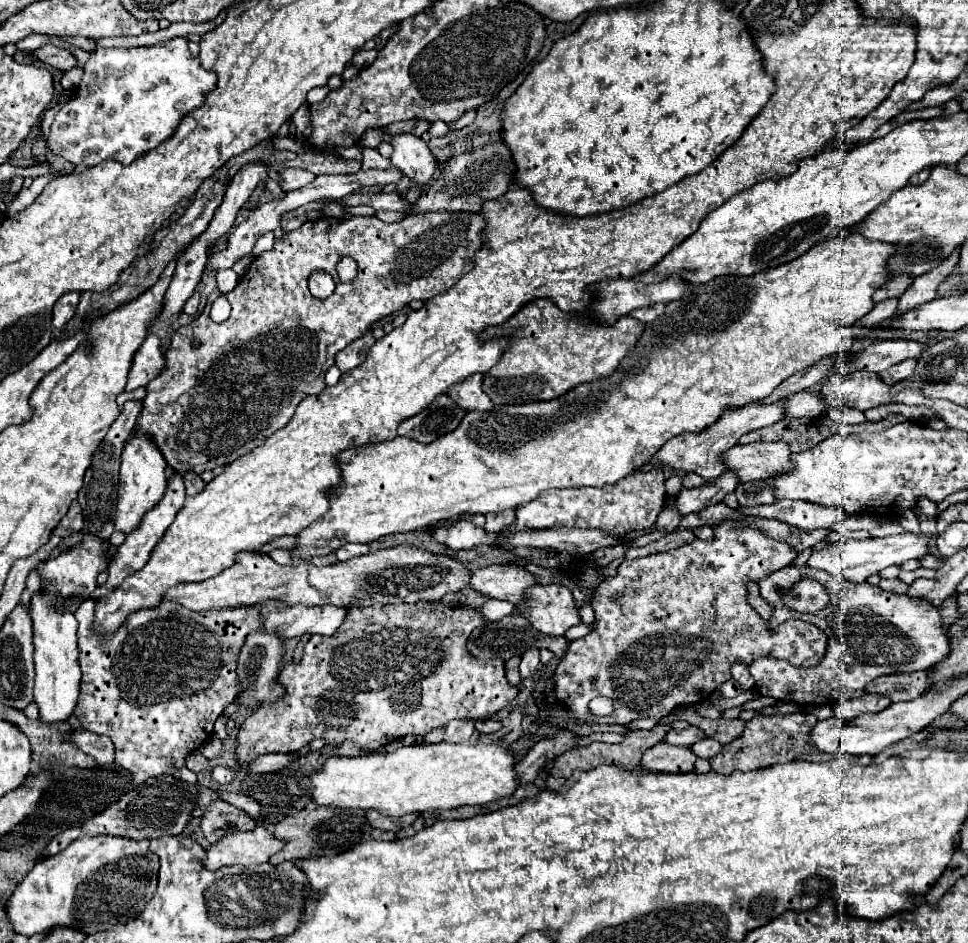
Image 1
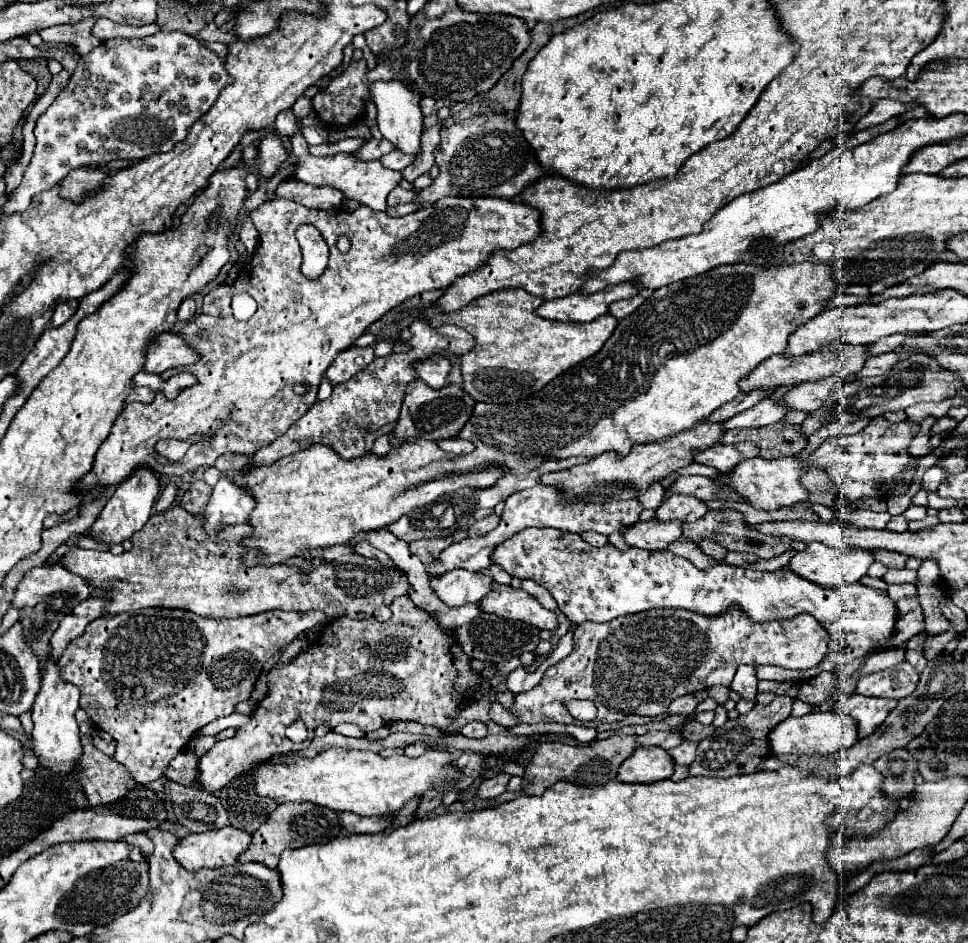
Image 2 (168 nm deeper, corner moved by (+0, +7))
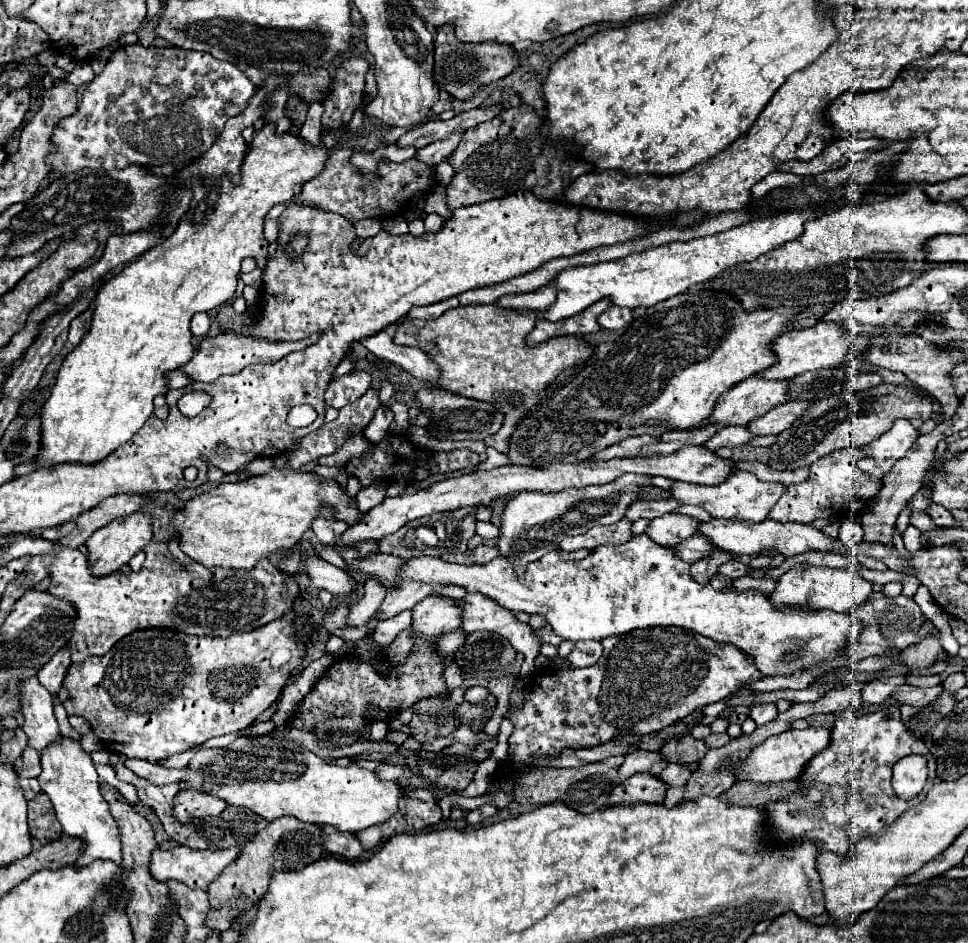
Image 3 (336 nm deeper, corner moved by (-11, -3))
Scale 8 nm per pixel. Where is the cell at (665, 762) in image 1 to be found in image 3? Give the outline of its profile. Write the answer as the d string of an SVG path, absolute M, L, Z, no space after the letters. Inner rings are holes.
M637 773L623 783L619 783L611 795L609 801L605 801L605 807L609 805L631 805L631 803L663 803L667 785L659 781L657 777L649 773Z

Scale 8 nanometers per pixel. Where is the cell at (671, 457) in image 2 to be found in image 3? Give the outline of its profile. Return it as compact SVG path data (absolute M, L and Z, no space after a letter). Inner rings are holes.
M625 473L609 485L589 485L581 489L567 489L555 495L543 493L519 493L515 495L501 513L499 525L499 555L511 561L517 575L525 573L525 565L541 559L545 553L559 549L559 543L567 535L581 535L597 525L617 523L627 507L637 499L639 491L649 485L647 475Z

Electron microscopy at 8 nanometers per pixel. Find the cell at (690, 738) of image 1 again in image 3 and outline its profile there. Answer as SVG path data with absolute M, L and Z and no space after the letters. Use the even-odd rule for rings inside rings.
M631 751L625 755L625 761L619 765L619 779L629 779L635 773L661 773L667 761L659 757L659 753L651 751Z

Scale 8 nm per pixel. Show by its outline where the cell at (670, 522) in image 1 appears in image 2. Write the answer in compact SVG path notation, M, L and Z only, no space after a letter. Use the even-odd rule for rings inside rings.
M672 519L670 523L656 523L652 521L638 521L630 527L620 529L622 539L630 547L638 549L666 549L668 543L676 541L682 537L682 521Z

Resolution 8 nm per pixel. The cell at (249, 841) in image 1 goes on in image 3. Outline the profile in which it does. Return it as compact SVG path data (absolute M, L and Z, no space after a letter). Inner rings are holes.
M173 847L169 851L163 849L155 849L151 853L151 863L149 863L149 873L155 881L167 883L169 879L185 883L191 889L207 889L209 883L219 877L219 873L237 859L237 853L241 849L239 847L231 847L231 849L219 849L219 851L211 851L211 849L191 849L191 847Z

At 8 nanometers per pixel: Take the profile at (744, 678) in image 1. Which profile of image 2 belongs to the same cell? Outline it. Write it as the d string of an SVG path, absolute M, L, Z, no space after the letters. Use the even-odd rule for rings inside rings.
M740 665L736 675L734 675L734 681L730 685L730 689L734 689L736 693L740 693L742 699L750 699L754 701L754 695L756 695L756 671L752 665Z

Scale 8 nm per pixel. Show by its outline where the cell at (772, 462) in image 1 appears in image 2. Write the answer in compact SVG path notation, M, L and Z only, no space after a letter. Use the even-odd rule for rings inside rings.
M740 441L740 443L732 443L732 445L716 445L704 451L694 453L694 461L702 463L702 465L712 465L722 473L730 473L734 471L734 467L750 457L758 457L758 447L754 447L754 443L750 441Z

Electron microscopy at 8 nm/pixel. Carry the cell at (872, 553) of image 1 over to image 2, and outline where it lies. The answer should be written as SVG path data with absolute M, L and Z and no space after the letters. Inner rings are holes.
M810 543L804 551L796 553L788 569L810 579L822 587L838 587L842 583L856 583L866 575L868 567L876 561L876 551L834 549L822 543Z

